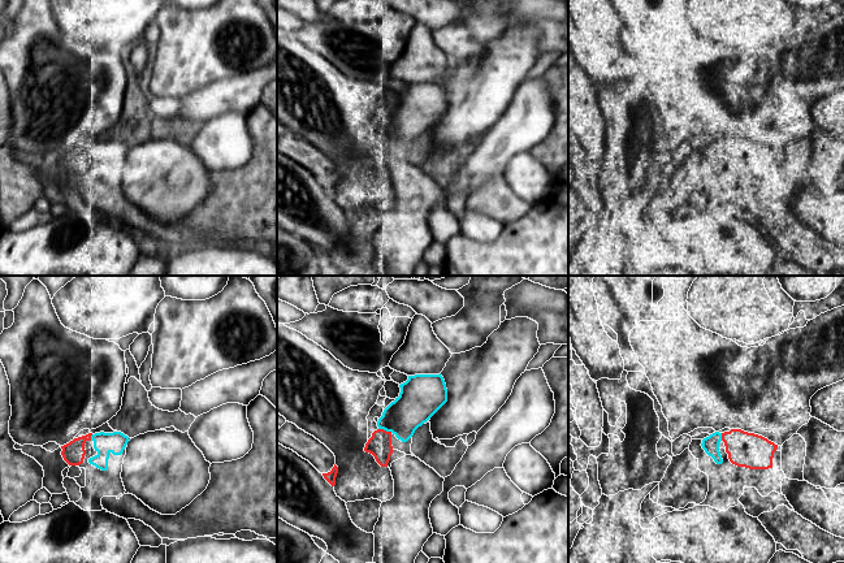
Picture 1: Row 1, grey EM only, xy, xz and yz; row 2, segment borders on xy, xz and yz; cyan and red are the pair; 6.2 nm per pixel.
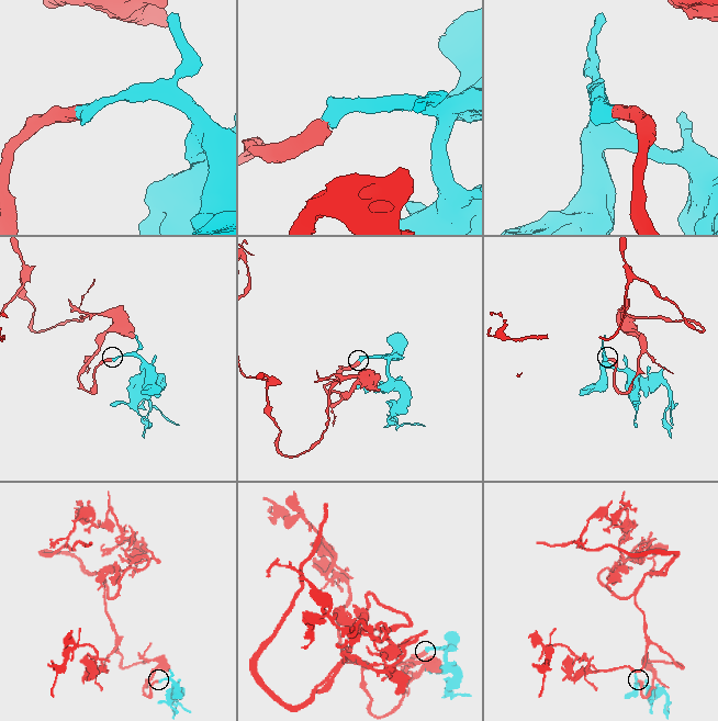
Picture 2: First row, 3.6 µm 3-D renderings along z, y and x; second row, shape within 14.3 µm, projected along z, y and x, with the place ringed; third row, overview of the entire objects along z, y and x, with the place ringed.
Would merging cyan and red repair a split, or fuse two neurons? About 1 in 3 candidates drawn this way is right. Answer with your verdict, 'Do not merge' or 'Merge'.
Merge

